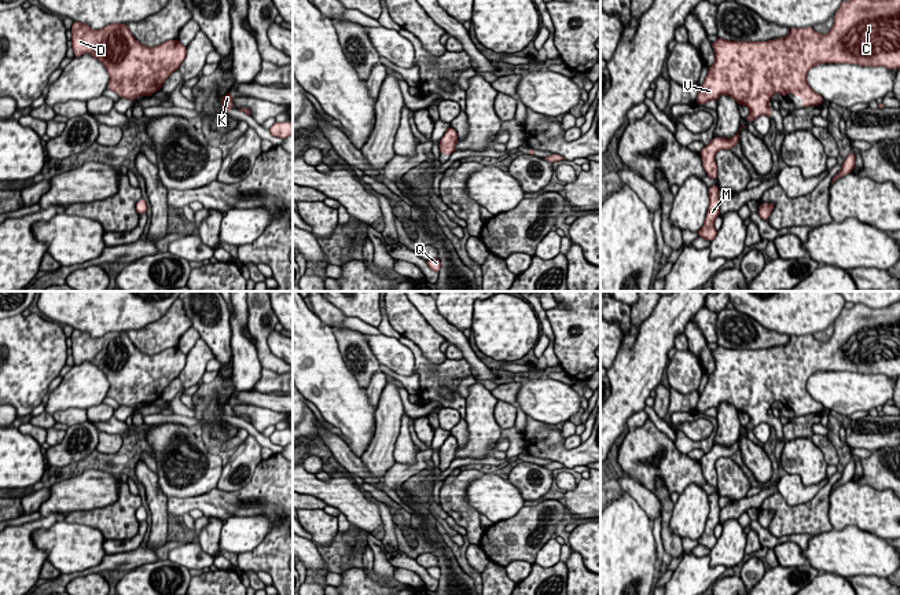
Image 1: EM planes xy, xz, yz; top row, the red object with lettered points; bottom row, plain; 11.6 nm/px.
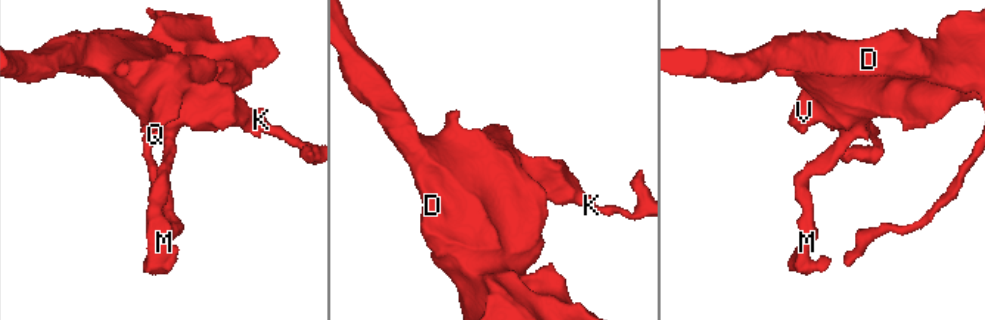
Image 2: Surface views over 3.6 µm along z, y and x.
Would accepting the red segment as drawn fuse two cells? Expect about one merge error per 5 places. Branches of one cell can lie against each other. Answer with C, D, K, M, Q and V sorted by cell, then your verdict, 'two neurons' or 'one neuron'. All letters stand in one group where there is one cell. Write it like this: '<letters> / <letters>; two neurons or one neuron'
C D K M Q V; one neuron

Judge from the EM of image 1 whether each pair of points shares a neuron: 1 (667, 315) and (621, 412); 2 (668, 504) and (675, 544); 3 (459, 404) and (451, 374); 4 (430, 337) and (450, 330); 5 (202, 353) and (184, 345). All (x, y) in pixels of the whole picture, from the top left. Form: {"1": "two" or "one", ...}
{"1": "one", "2": "one", "3": "one", "4": "two", "5": "two"}

